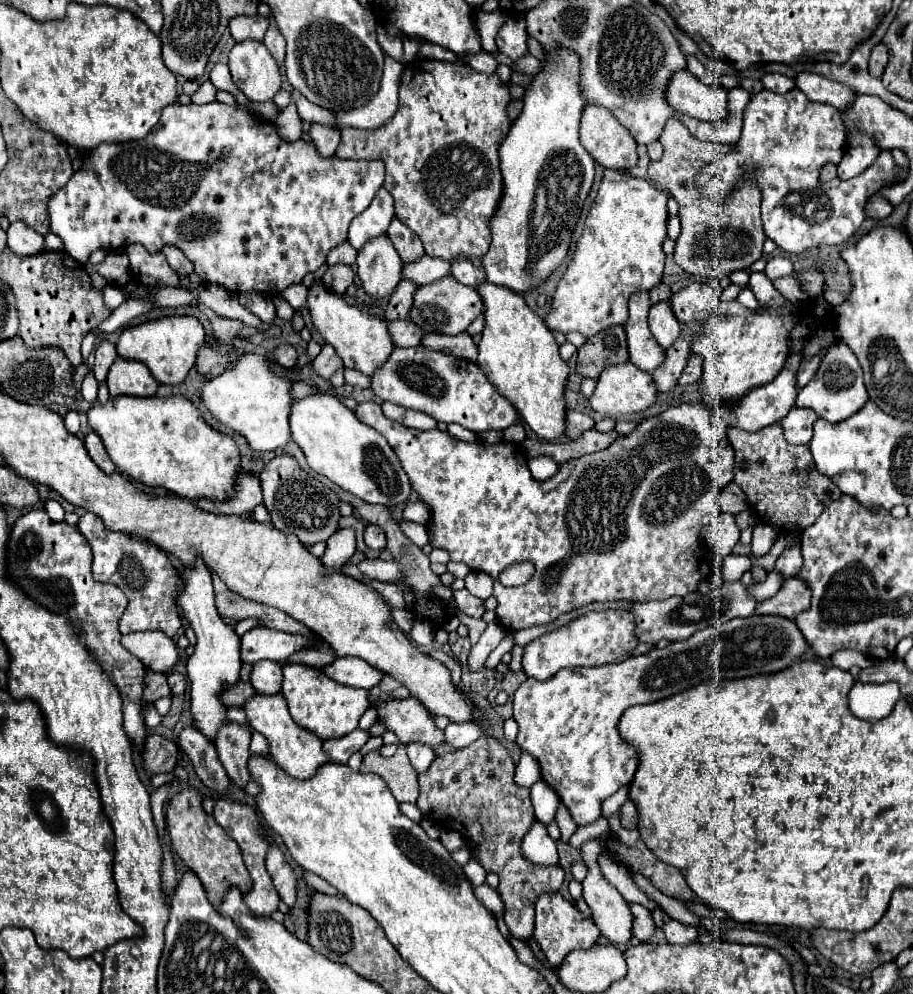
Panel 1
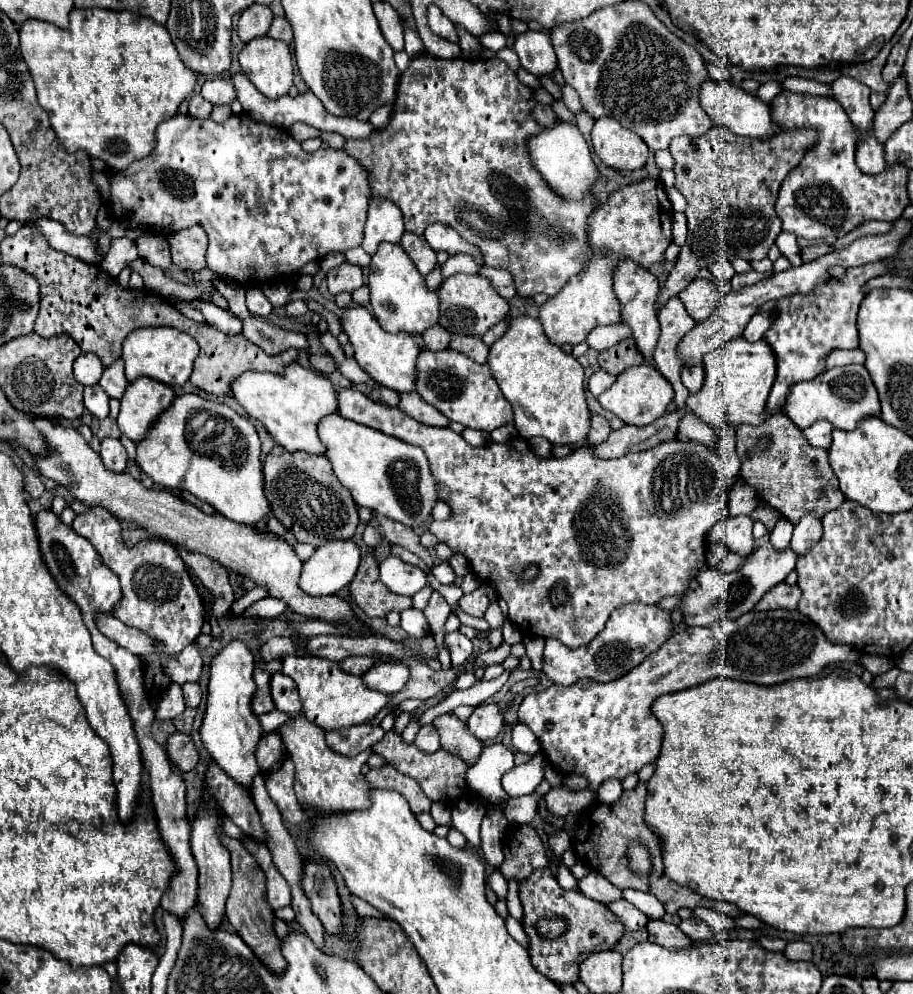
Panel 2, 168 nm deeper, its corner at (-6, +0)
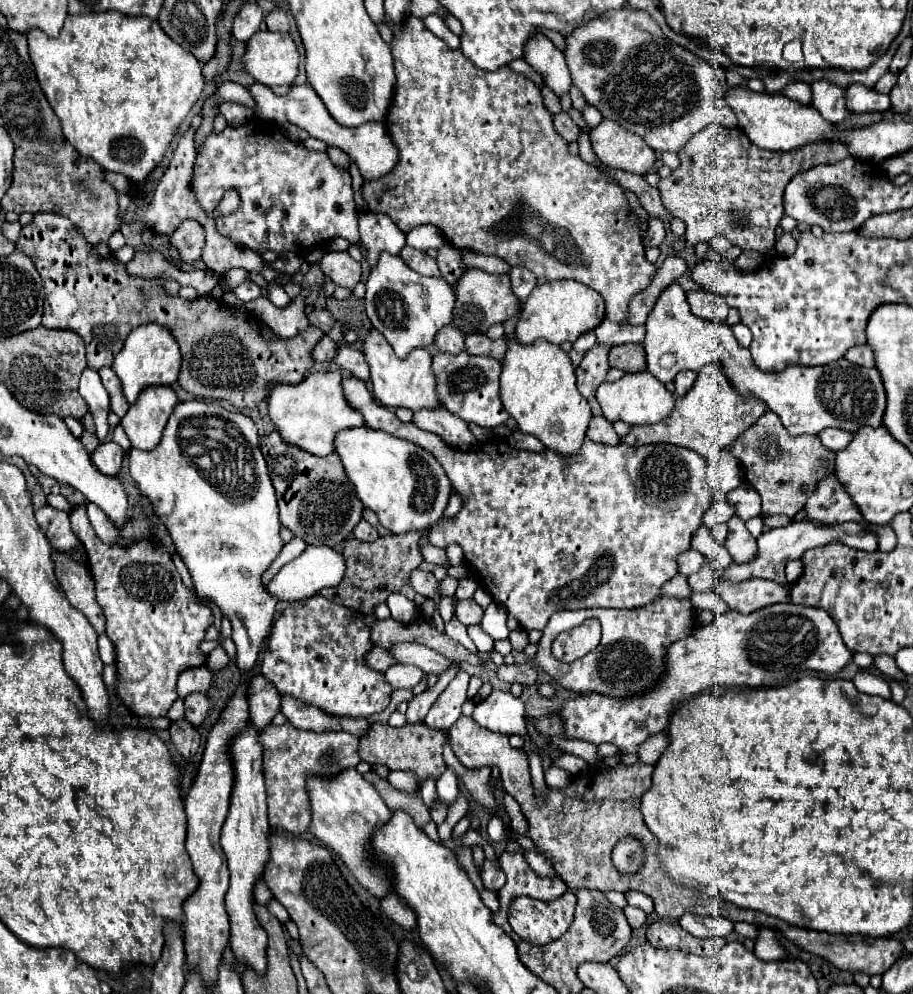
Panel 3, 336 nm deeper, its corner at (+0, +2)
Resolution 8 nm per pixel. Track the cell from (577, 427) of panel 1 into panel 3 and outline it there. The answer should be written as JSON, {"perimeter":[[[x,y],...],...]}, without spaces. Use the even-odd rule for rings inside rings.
{"perimeter":[[[592,417],[586,437],[596,441],[596,443],[604,443],[604,445],[616,445],[616,443],[620,443],[620,437],[616,435],[612,423],[608,419],[604,419],[604,417]]]}

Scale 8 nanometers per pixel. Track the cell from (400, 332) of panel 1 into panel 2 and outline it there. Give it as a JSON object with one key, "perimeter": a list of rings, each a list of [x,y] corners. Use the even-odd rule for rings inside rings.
{"perimeter":[[[436,325],[434,329],[428,329],[422,335],[422,339],[424,339],[426,349],[430,349],[430,351],[442,351],[442,349],[450,347],[450,333],[440,325]]]}

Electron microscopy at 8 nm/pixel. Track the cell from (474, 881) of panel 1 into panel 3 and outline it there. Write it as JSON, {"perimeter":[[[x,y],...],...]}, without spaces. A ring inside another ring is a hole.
{"perimeter":[[[446,771],[446,773],[438,779],[436,789],[438,789],[438,797],[440,797],[440,801],[442,801],[446,807],[450,807],[450,805],[458,799],[458,793],[460,793],[456,775],[454,775],[452,771]]]}

